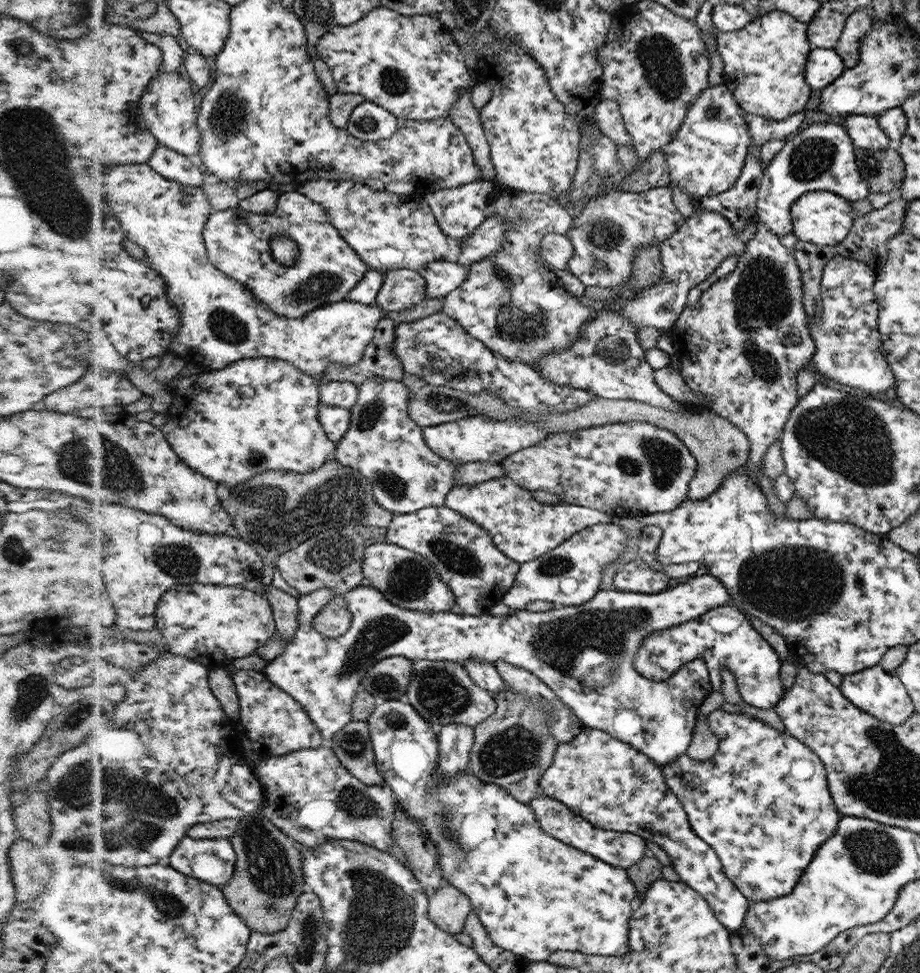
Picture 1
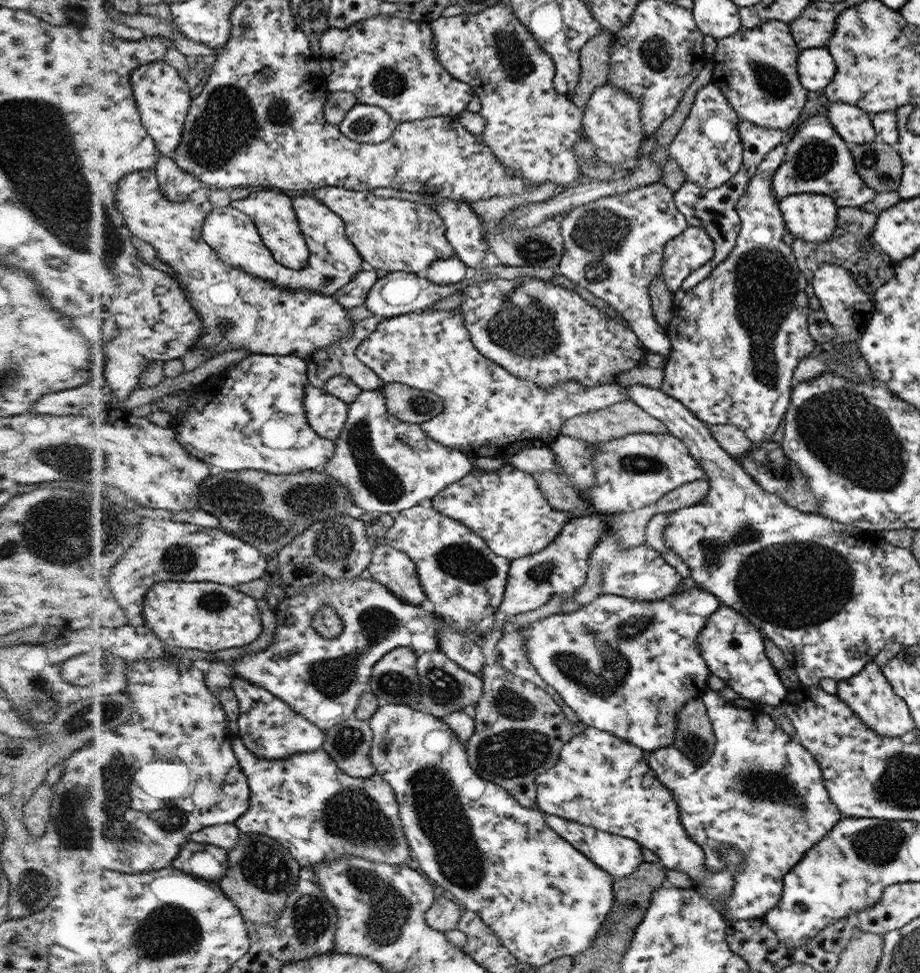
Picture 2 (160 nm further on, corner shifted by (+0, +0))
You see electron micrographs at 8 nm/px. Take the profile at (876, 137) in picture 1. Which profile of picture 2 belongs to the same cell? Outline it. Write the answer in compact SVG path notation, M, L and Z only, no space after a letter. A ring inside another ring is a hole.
M831 102L827 105L828 120L835 127L835 131L849 144L849 143L865 143L876 140L876 131L873 127L871 117L872 115L864 112L861 108L846 104Z

